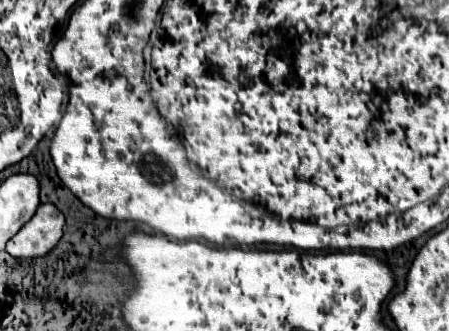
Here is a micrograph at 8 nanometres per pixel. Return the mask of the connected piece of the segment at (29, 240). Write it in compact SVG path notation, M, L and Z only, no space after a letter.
M39 205L35 215L21 227L21 231L9 239L5 251L17 259L41 257L57 245L63 235L63 225L65 217L55 205Z

